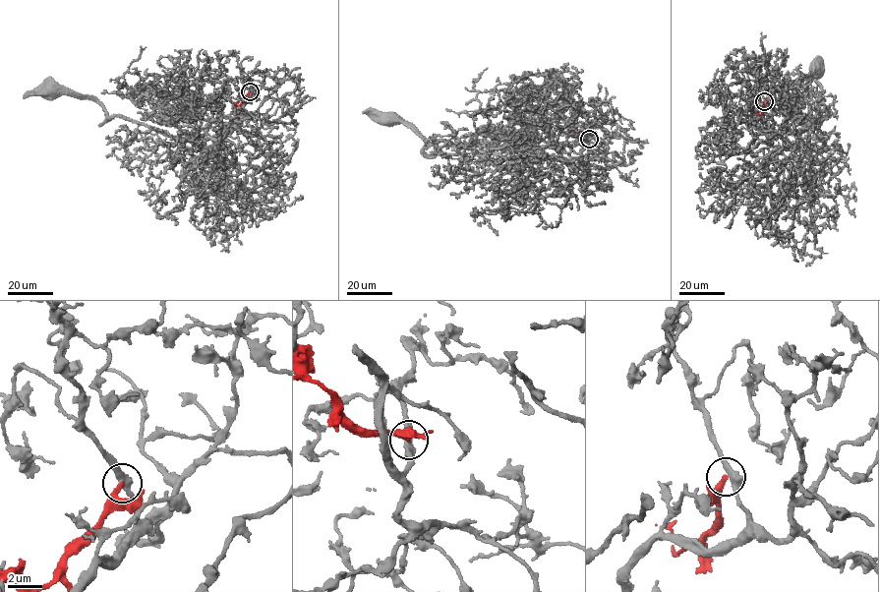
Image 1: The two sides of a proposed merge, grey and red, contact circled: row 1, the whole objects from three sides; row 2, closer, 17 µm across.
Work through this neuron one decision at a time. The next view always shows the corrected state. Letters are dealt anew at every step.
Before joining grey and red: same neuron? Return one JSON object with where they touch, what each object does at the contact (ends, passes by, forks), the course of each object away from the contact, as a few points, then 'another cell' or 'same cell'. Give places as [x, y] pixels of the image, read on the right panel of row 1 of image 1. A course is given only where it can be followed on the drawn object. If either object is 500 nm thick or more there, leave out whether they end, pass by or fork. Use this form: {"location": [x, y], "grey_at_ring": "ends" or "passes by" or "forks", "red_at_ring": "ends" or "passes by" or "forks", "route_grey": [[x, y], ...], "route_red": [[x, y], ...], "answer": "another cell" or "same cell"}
{"location": [764, 101], "grey_at_ring": "passes by", "red_at_ring": "ends", "route_grey": [[764, 101], [766, 109], [751, 114], [754, 127], [792, 147], [823, 90], [814, 77], [815, 66]], "route_red": [[764, 101], [757, 113], [755, 125]], "answer": "another cell"}

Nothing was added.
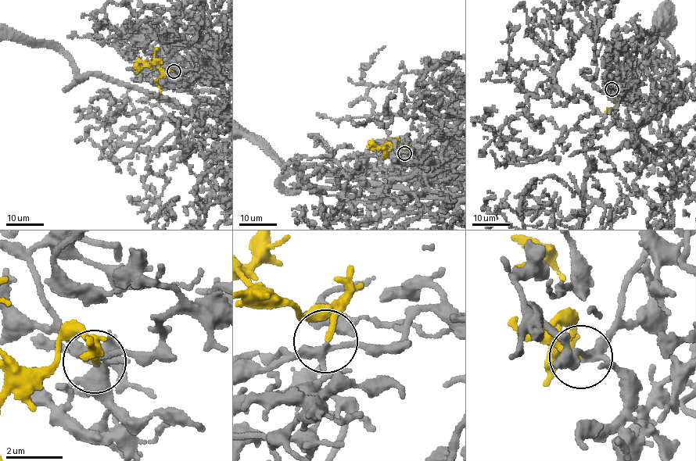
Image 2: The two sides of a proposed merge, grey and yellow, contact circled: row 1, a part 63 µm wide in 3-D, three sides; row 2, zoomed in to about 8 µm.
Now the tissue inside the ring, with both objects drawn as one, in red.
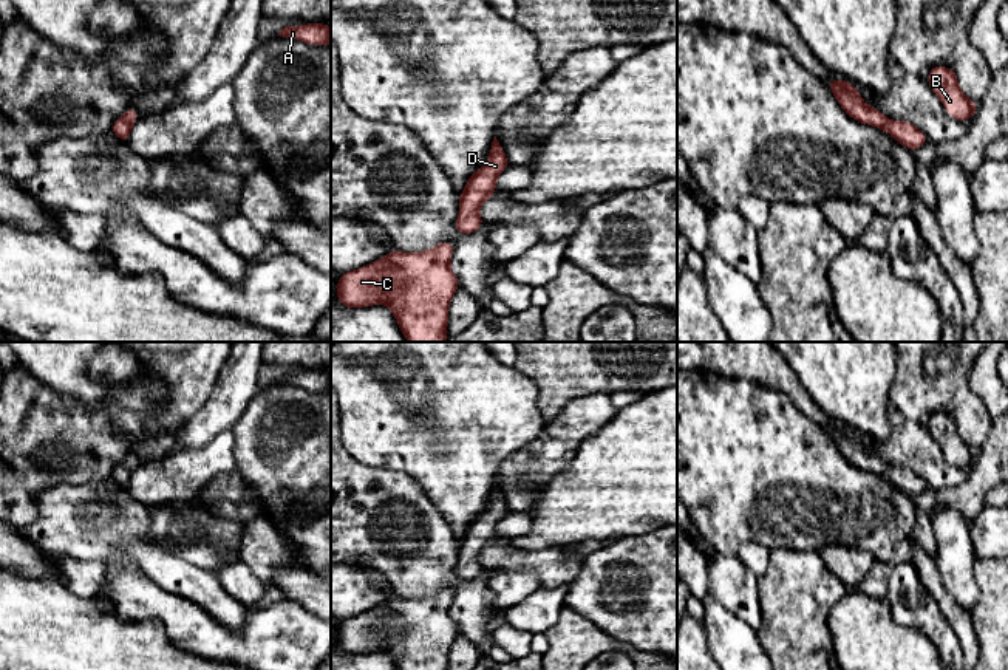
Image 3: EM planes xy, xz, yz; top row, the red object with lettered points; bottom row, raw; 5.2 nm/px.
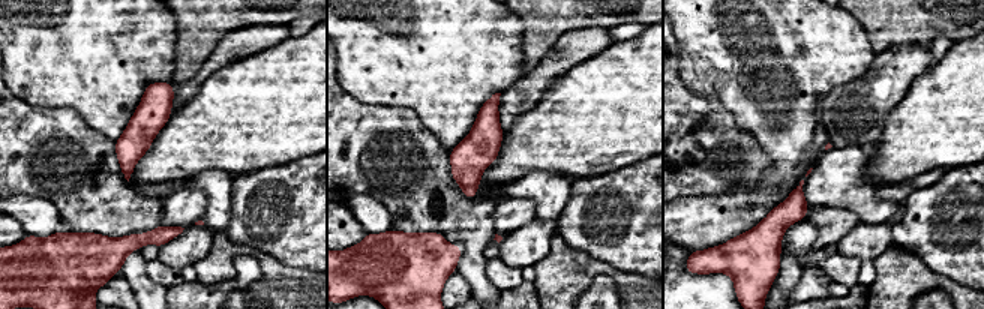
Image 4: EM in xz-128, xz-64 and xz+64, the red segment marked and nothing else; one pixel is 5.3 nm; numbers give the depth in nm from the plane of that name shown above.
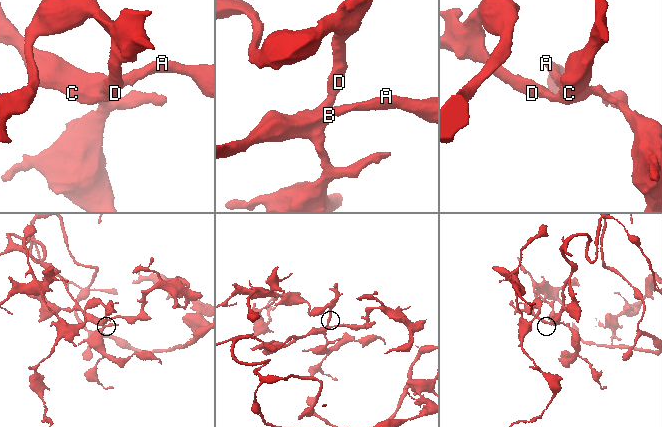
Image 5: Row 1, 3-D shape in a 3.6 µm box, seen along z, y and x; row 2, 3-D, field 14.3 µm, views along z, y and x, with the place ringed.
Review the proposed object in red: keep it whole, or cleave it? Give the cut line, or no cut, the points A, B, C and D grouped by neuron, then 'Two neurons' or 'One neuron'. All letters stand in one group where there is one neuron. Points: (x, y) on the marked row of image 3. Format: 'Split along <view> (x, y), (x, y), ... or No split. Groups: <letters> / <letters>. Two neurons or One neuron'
No split. Groups: A B C D. One neuron

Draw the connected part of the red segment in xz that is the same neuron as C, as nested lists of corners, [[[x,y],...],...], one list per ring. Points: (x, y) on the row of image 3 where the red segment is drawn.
[[[453,243],[388,255],[340,274],[335,296],[346,308],[387,305],[408,342],[447,342],[448,305],[459,288],[450,268]]]

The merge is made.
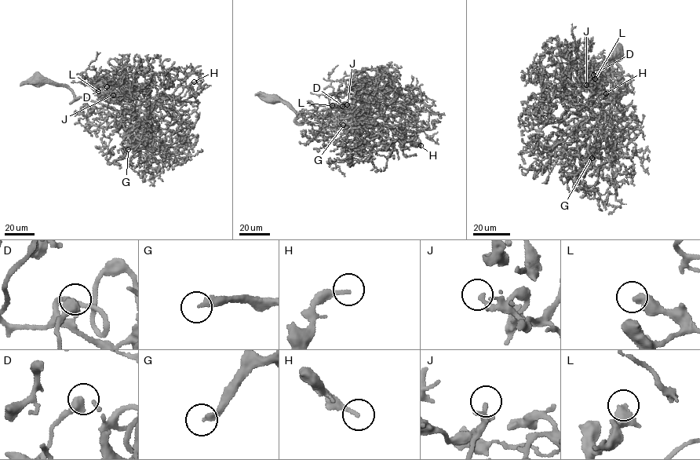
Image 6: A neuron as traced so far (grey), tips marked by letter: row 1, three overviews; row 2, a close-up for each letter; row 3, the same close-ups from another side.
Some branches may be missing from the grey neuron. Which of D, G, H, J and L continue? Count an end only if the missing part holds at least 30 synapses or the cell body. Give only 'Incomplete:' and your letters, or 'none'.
Incomplete: G, H

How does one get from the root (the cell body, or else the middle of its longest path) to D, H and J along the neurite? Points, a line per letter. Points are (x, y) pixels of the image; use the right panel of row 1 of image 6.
D: (616, 51), (617, 85), (593, 118), (593, 102), (614, 97), (606, 74), (589, 86), (593, 74)
H: (616, 51), (614, 56), (621, 71), (617, 85), (610, 86), (601, 112), (593, 118), (588, 104), (606, 93)
J: (616, 51), (617, 85), (593, 118), (593, 102), (607, 103), (614, 93), (606, 74), (586, 85)

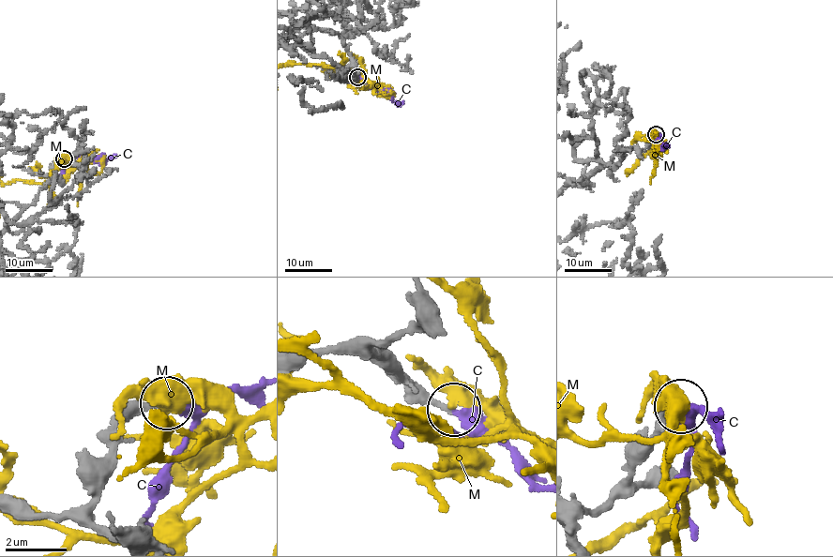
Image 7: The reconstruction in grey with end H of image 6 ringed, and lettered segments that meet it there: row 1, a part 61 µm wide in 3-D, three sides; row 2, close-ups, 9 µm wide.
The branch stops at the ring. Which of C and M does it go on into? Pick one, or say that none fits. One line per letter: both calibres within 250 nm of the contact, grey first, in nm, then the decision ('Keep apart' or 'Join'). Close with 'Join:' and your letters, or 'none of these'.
C: Thickness 200 nm (grey) against 440 nm. Join
M: Thickness 200 nm (grey) against 400 nm. Keep apart
Join: C

